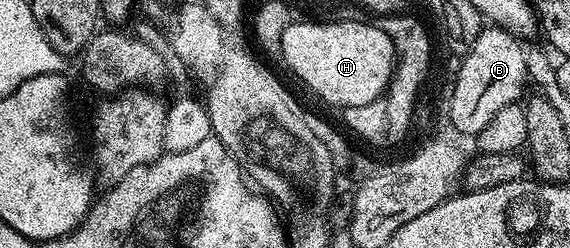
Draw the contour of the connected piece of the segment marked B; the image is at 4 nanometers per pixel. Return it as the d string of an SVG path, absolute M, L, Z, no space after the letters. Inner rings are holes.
M495 25L481 26L478 37L463 52L460 67L454 75L460 78L453 91L456 99L450 102L450 124L461 136L475 137L487 123L506 105L517 102L529 82L526 47L516 36Z

